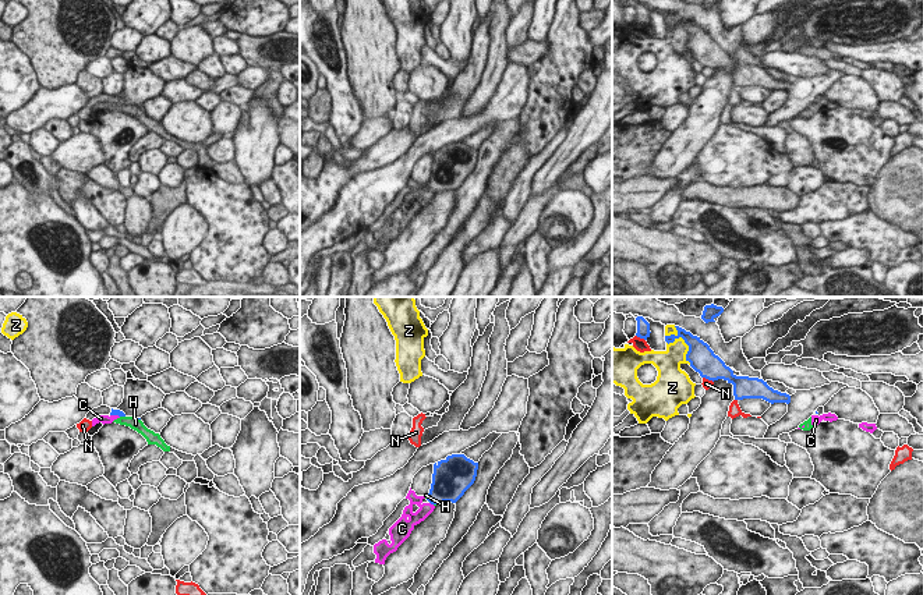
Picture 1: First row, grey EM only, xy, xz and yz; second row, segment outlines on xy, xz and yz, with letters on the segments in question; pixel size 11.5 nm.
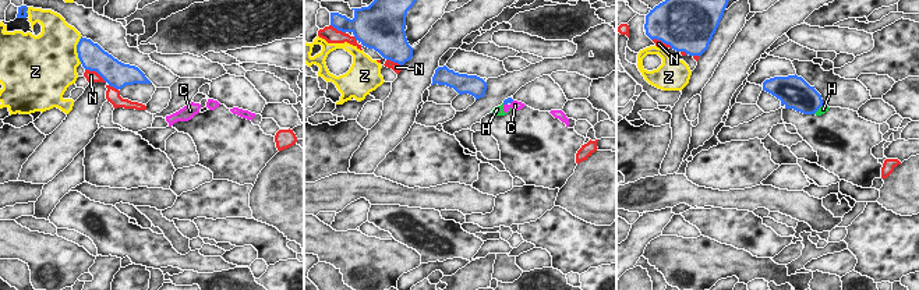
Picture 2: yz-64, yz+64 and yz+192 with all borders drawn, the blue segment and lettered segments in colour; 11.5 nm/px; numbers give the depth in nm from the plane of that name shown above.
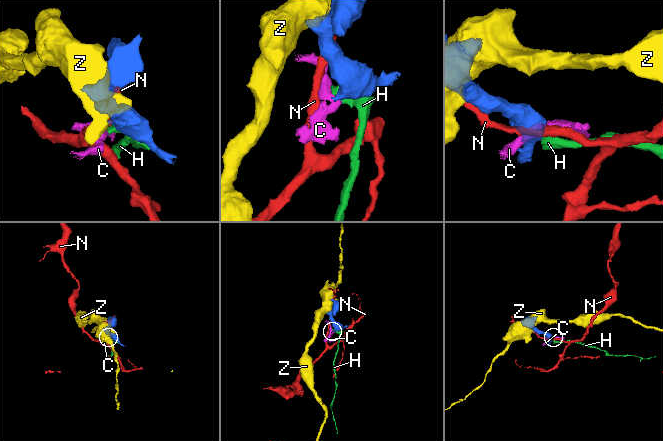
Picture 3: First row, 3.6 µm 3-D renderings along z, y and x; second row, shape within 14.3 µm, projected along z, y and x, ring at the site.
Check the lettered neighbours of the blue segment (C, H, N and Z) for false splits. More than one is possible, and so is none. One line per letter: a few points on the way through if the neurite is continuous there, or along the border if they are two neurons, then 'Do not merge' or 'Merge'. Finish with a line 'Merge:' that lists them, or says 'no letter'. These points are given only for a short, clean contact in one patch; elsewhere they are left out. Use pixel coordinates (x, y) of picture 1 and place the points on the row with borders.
C: Boundary: xz (430, 502), (432, 505). Do not merge
H: Do not merge
N: Do not merge
Z: Do not merge
Merge: no letter.

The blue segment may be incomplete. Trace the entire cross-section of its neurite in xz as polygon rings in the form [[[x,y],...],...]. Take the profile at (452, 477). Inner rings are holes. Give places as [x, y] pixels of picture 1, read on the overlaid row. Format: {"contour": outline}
{"contour": [[[452,454],[434,464],[432,484],[427,500],[431,504],[456,503],[474,484],[478,463],[464,454]]]}

